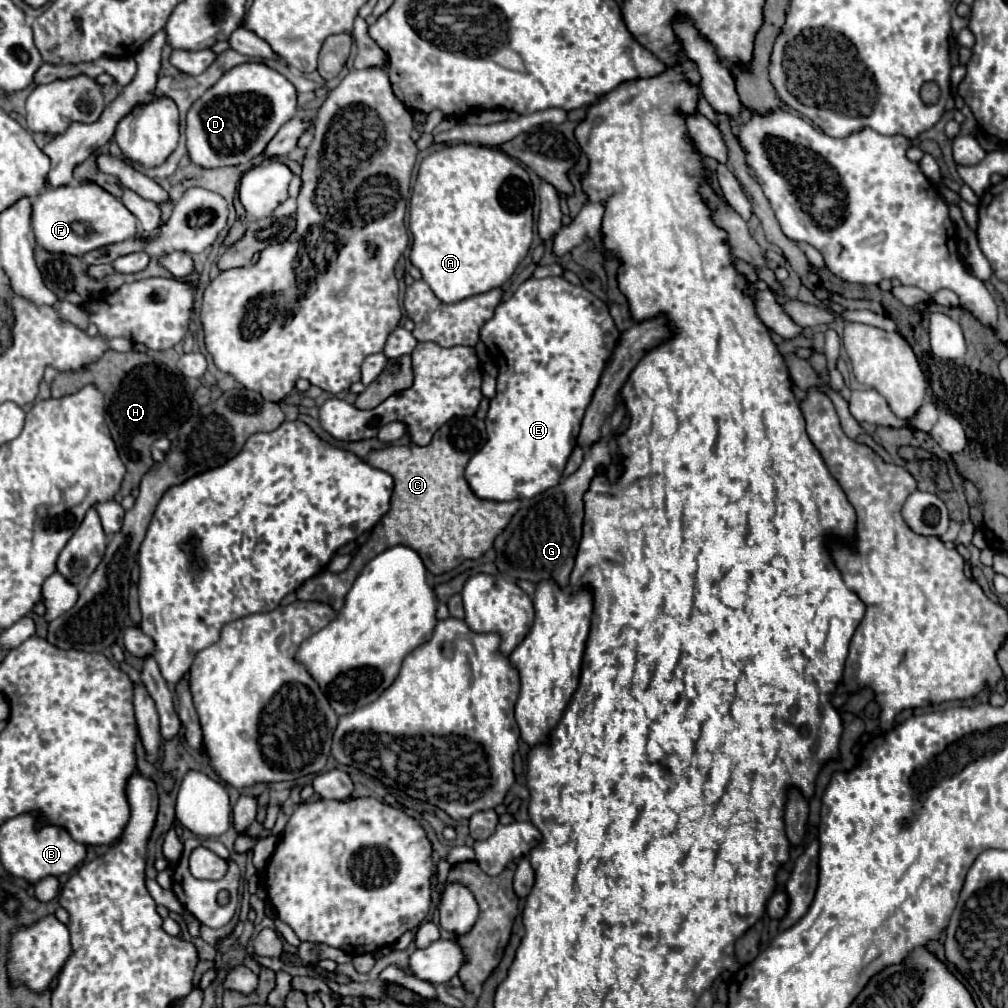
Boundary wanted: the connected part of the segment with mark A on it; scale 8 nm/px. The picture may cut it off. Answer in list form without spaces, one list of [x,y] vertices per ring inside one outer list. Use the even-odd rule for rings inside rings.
[[[466,143],[434,151],[420,163],[410,197],[410,261],[422,271],[422,279],[442,303],[458,303],[500,287],[512,277],[532,245],[532,207],[534,189],[530,175],[502,151]]]

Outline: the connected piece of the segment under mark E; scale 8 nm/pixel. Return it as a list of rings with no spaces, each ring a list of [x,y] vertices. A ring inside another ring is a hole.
[[[562,277],[528,279],[508,301],[496,307],[494,317],[480,329],[480,341],[488,347],[494,363],[498,365],[496,395],[490,399],[486,415],[488,443],[466,467],[466,481],[480,499],[526,499],[558,485],[566,461],[576,445],[582,415],[616,339],[618,329],[606,303],[584,287],[572,285]]]

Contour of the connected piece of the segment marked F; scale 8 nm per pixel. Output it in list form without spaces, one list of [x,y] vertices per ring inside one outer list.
[[[84,181],[76,187],[64,185],[40,193],[32,203],[32,227],[42,249],[82,257],[92,249],[132,239],[138,233],[138,219],[118,197],[92,181]]]

